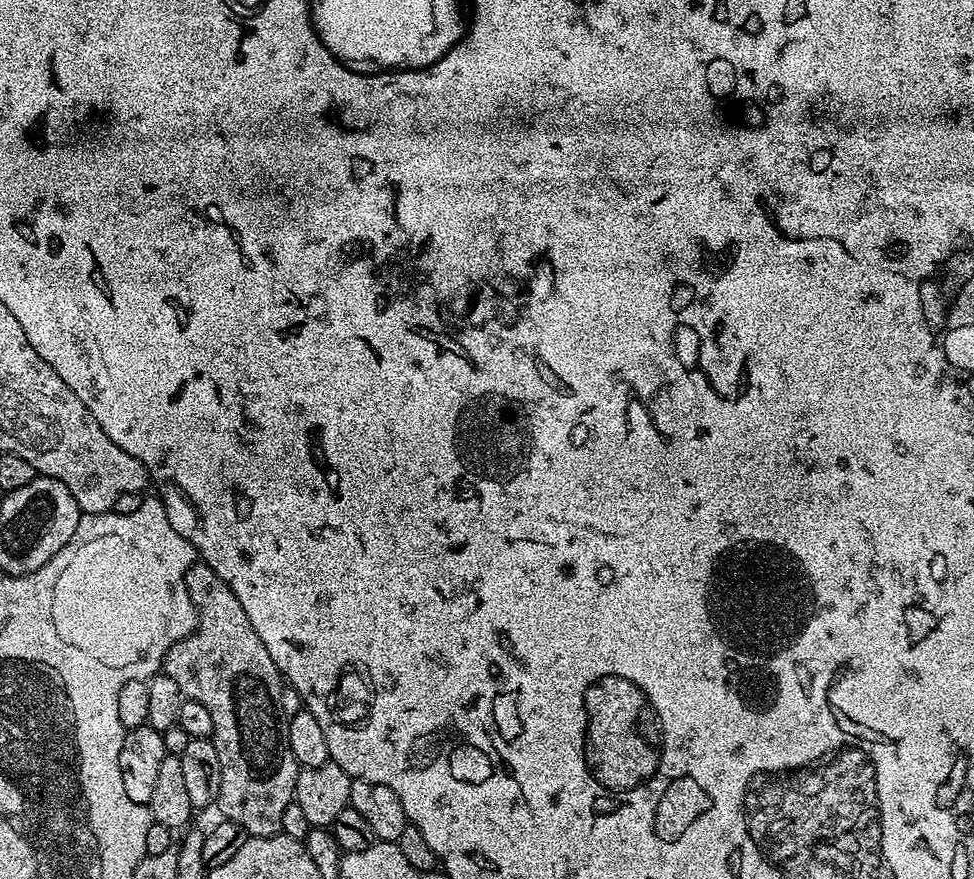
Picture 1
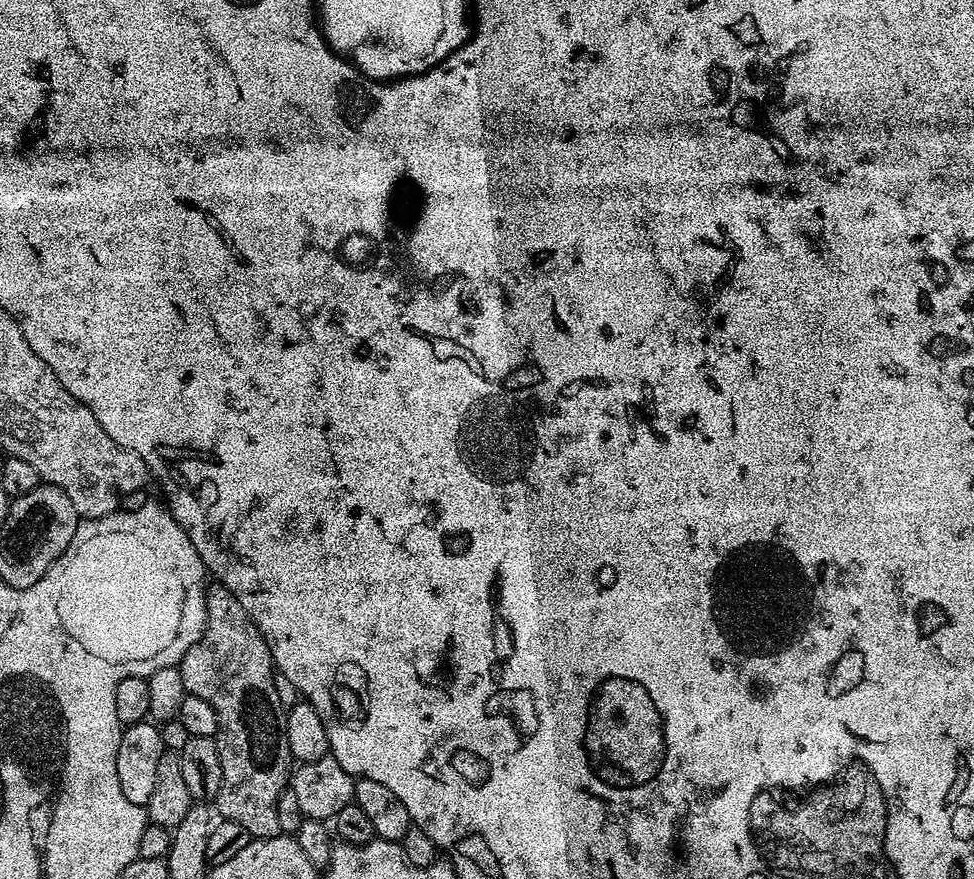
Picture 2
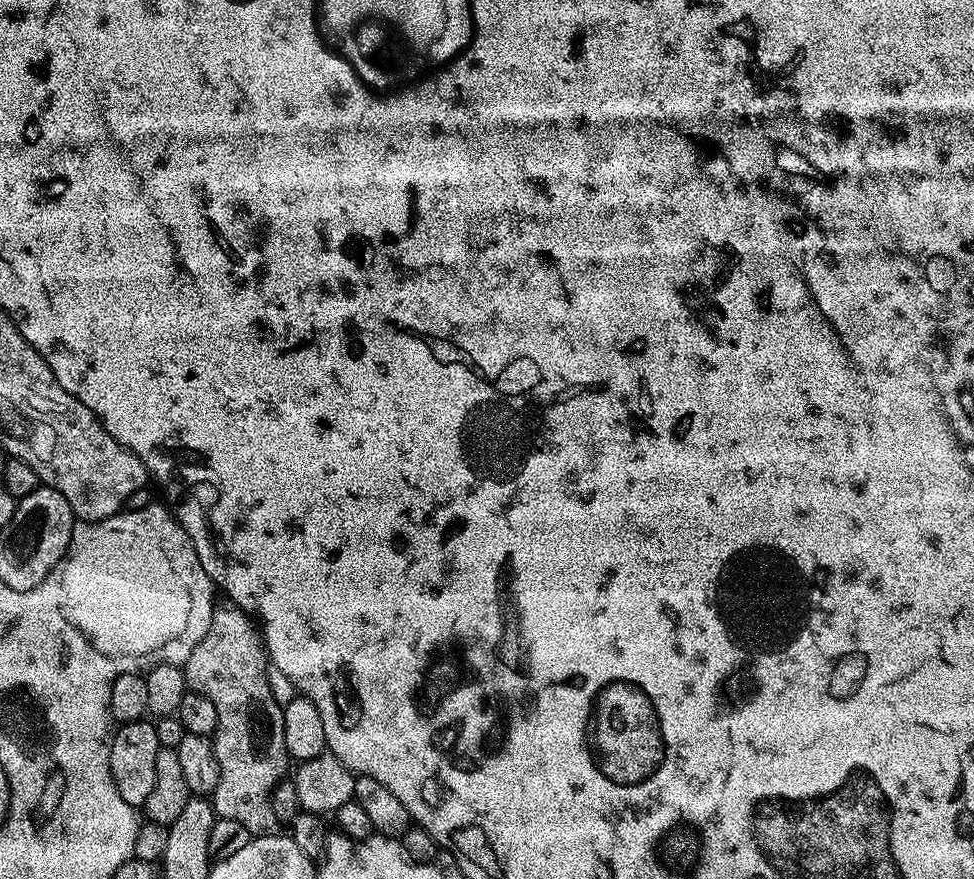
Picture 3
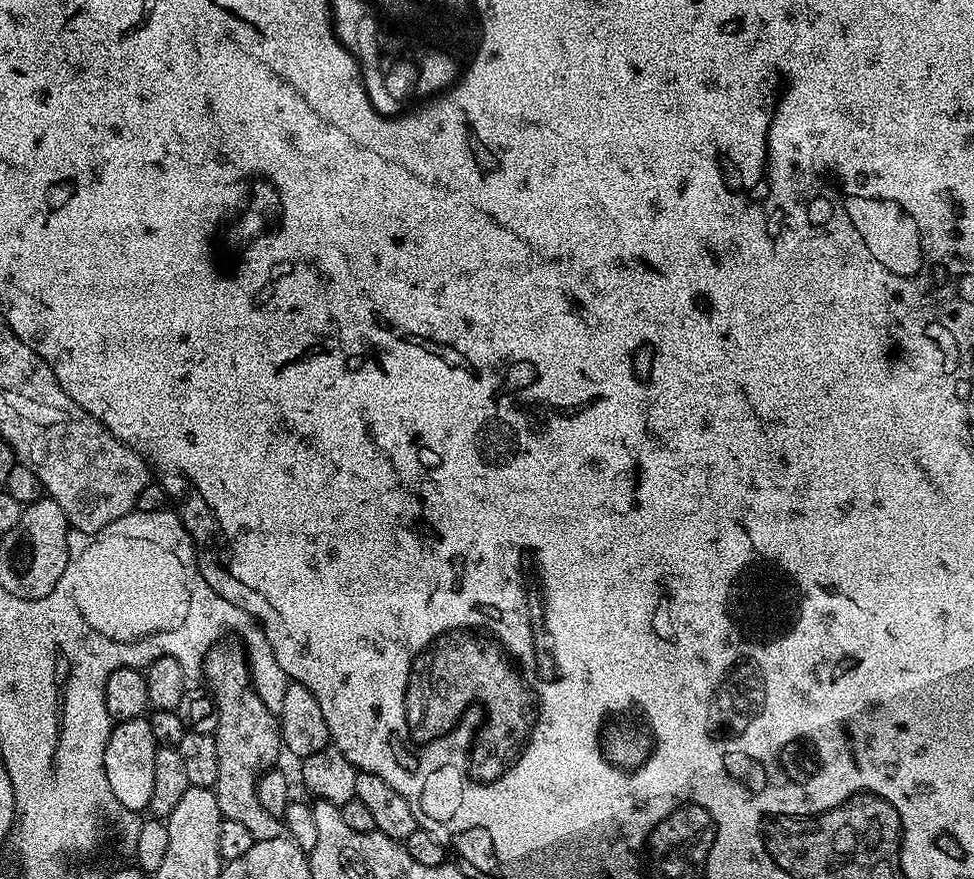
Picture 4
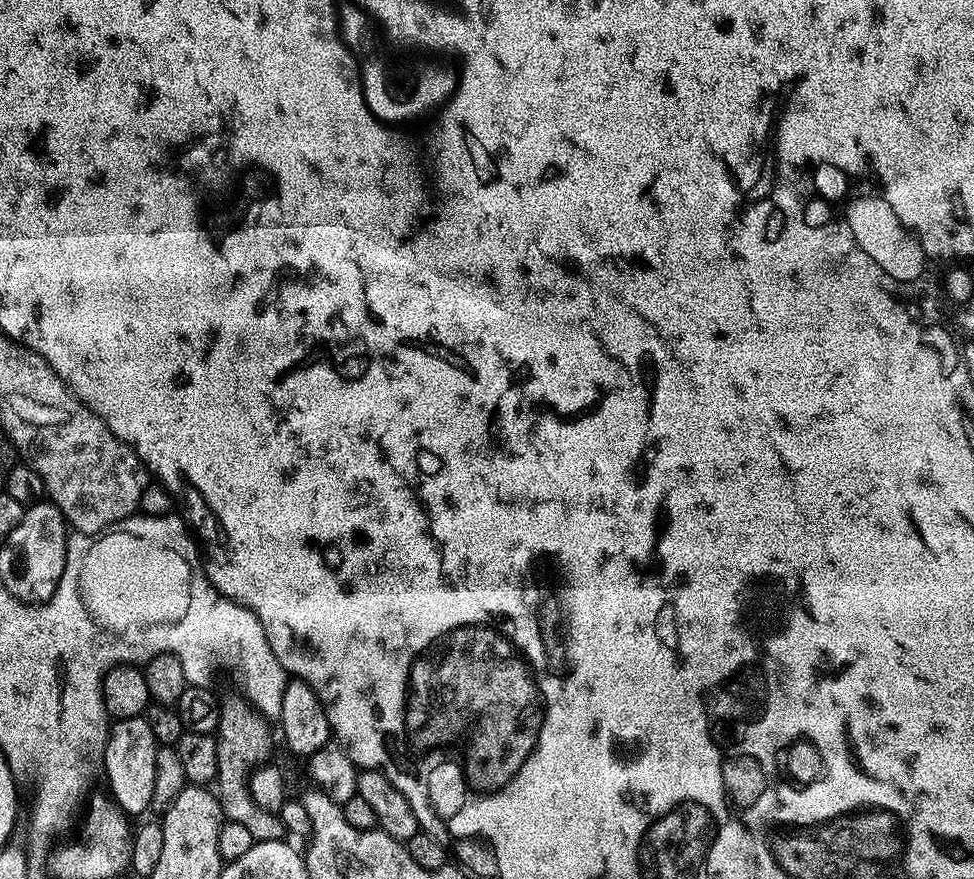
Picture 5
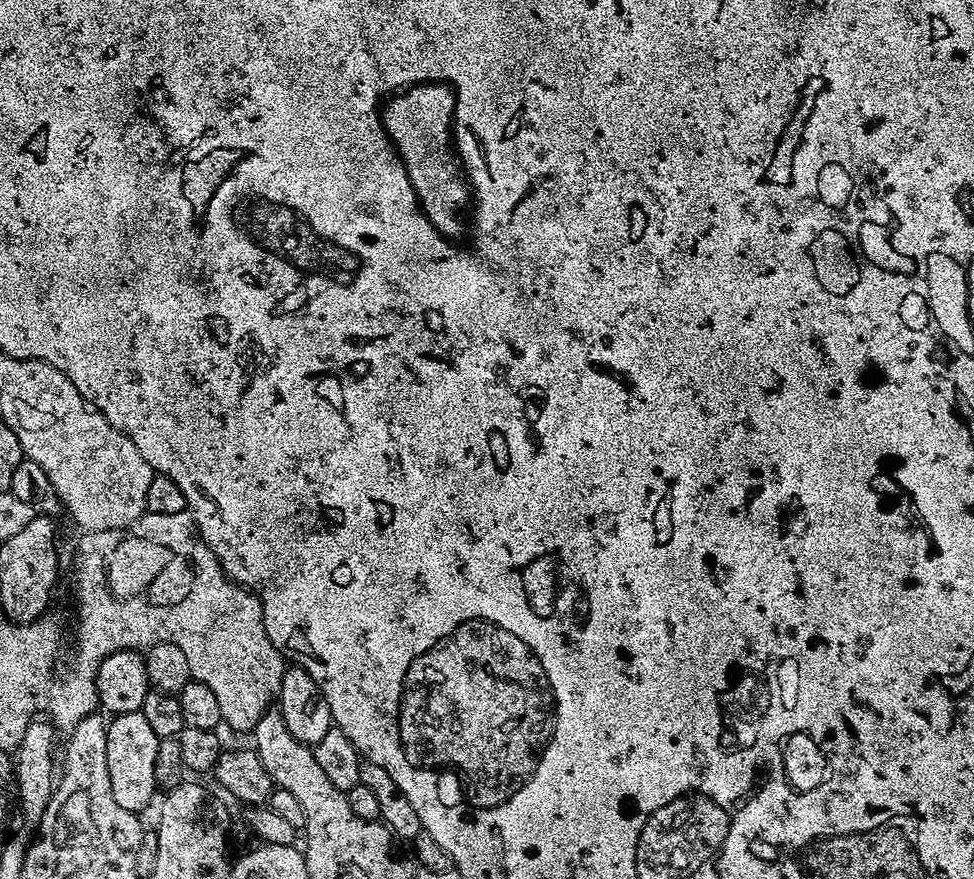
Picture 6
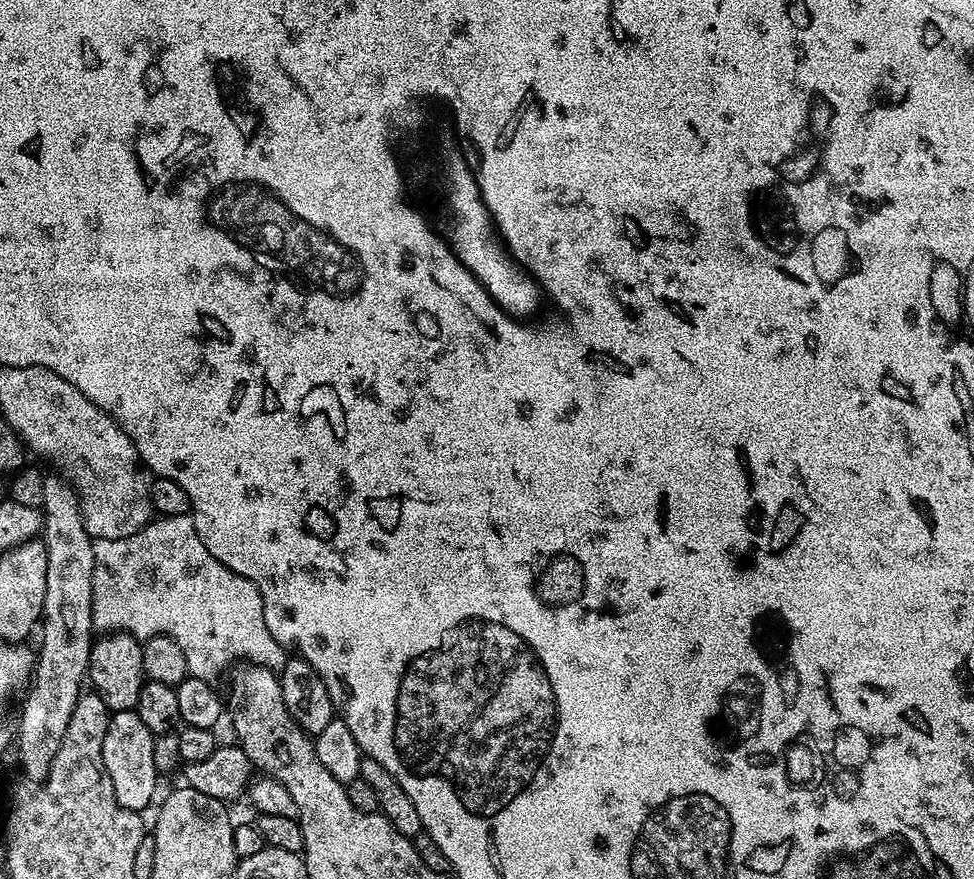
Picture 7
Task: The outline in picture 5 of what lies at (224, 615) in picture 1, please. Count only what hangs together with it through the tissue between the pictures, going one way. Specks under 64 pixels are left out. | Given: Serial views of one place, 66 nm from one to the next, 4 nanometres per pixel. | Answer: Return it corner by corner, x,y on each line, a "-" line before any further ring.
249,707
228,708
220,713
220,727
216,736
218,746
218,774
214,788
218,793
220,808
225,820
233,820
246,826
246,831
254,834
257,842
284,840
284,823
274,812
262,810
248,789
248,777
253,768
265,763
272,752
272,732
268,729
269,721

